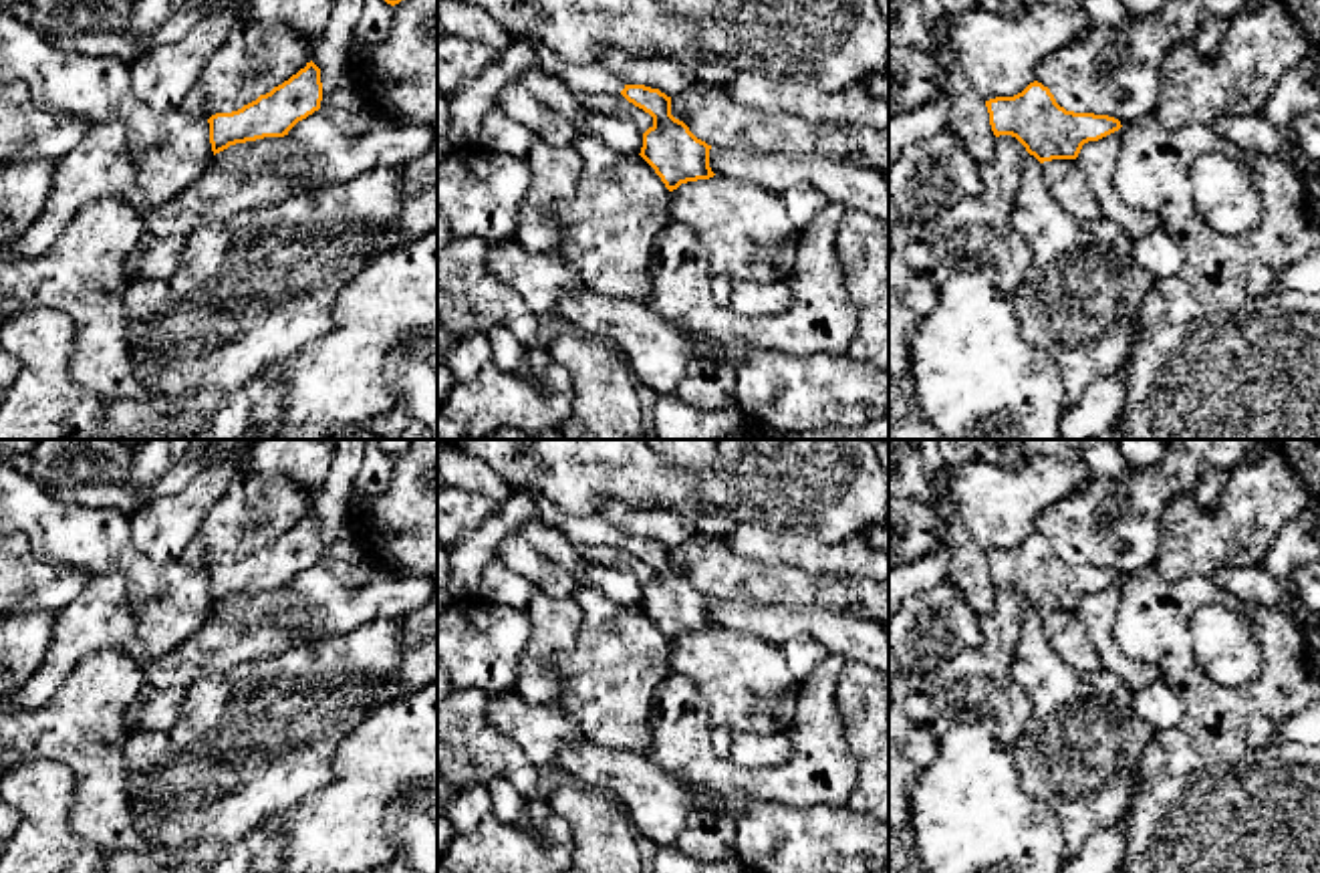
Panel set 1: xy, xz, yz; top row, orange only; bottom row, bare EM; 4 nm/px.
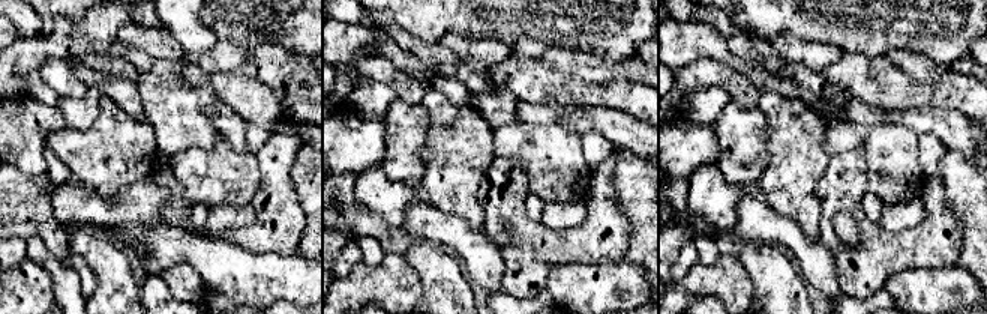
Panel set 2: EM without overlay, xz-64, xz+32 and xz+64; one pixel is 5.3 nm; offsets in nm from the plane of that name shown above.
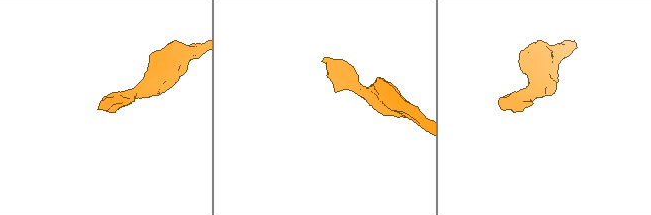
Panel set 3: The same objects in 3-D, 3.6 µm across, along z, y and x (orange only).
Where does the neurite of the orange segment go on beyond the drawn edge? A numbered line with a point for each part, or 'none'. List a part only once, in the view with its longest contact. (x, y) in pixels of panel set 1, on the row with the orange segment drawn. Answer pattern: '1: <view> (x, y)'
1: xz (583, 79)

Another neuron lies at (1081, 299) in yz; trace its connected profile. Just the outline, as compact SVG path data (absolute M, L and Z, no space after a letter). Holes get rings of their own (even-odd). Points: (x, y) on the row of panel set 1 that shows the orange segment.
M1030 153L1018 177L1012 224L1032 248L1028 274L1012 294L1014 313L1024 337L1058 361L1068 409L1094 379L1116 375L1129 357L1155 278L1135 262L1133 240L1120 226L1102 216L1082 220L1058 206Z

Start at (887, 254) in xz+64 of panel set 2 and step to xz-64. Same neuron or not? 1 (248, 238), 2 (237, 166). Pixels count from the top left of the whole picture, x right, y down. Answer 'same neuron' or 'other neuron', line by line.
1: same neuron
2: other neuron

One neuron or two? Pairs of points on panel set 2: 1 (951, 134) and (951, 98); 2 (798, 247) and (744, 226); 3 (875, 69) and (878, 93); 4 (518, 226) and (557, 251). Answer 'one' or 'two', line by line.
1: two
2: one
3: one
4: one

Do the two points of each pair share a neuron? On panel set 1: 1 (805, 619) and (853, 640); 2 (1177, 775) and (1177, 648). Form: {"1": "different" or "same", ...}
{"1": "same", "2": "same"}

